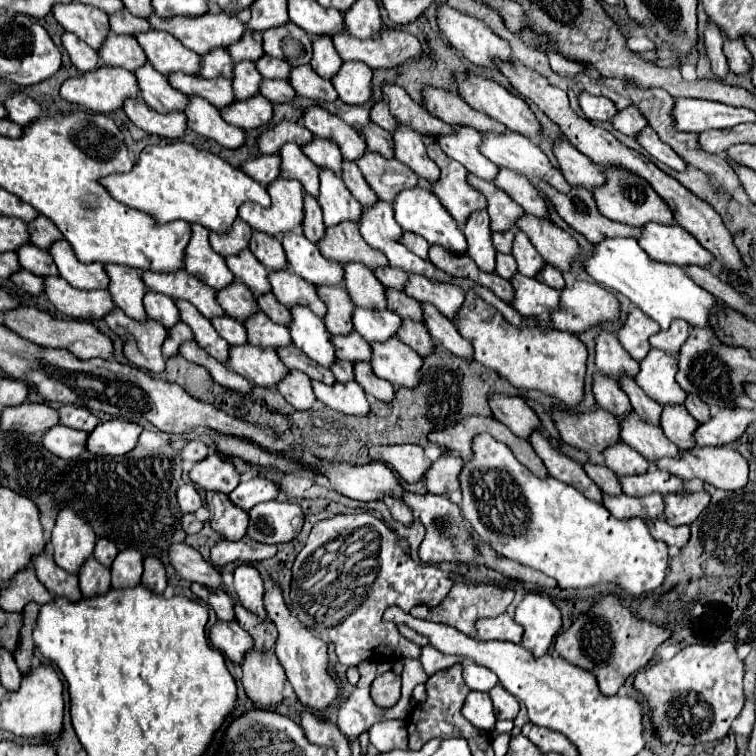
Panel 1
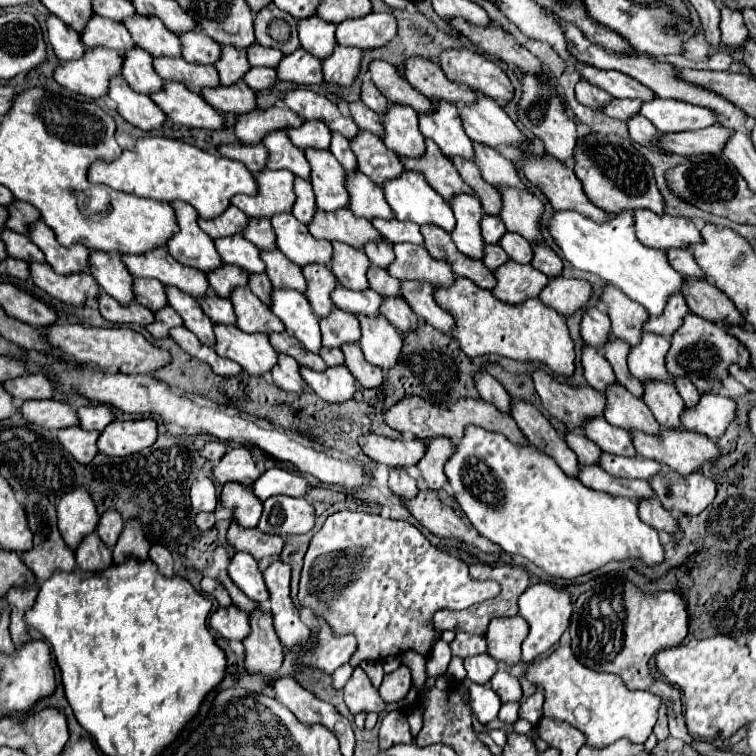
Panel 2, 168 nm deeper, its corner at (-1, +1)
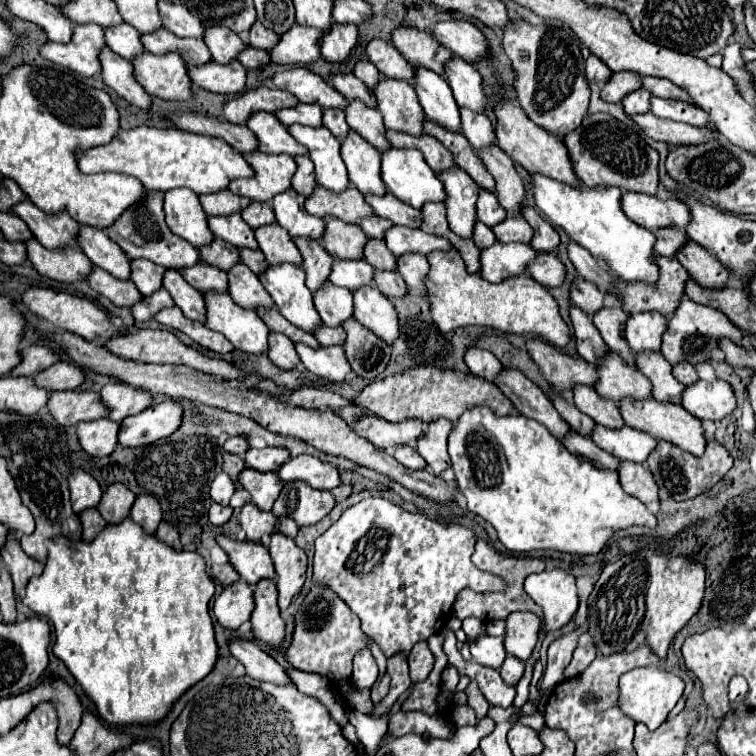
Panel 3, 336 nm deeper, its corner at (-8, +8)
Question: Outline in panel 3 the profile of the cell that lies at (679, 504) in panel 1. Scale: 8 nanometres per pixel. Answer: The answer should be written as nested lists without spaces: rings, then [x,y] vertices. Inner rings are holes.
[[[659,440],[657,446],[653,448],[653,452],[649,454],[647,464],[649,464],[649,470],[655,476],[657,486],[663,492],[667,492],[673,500],[689,500],[689,498],[695,498],[701,492],[707,492],[709,488],[713,488],[727,474],[727,470],[733,466],[733,458],[727,452],[727,448],[721,446],[717,440],[707,442],[705,454],[701,458],[697,458],[697,456],[693,456],[689,452],[683,452],[675,444]]]

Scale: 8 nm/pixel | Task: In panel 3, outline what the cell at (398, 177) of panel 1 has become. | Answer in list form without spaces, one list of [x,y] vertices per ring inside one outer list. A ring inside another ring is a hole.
[[[351,100],[345,108],[345,120],[351,130],[359,132],[365,140],[377,146],[379,152],[389,150],[391,144],[385,140],[385,126],[379,110],[365,106],[361,100]]]

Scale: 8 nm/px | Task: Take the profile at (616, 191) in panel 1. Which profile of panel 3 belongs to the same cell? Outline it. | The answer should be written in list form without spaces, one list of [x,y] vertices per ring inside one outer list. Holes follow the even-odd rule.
[[[605,112],[587,114],[579,128],[563,136],[563,144],[569,150],[575,176],[585,186],[609,184],[609,186],[621,188],[623,192],[641,192],[641,194],[655,194],[659,188],[657,150],[651,148],[641,138],[639,132],[619,122],[611,114],[605,114]]]

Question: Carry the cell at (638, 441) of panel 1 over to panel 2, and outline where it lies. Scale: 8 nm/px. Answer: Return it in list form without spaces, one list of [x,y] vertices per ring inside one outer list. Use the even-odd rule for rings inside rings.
[[[612,385],[606,391],[604,417],[610,425],[626,431],[644,431],[648,435],[660,435],[660,425],[642,399],[634,399],[622,385]]]

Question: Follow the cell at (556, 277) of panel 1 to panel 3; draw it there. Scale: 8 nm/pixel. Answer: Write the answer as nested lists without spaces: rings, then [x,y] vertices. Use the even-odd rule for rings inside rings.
[[[527,204],[521,206],[521,216],[533,226],[535,230],[535,236],[531,240],[531,246],[537,250],[537,252],[551,252],[551,250],[557,250],[559,246],[559,234],[555,232],[555,228],[545,222],[539,212],[535,208],[529,208]]]

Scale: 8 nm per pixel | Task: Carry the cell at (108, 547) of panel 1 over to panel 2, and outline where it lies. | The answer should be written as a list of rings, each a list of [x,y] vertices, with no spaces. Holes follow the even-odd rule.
[[[108,511],[106,515],[100,517],[98,527],[96,527],[96,533],[98,533],[98,537],[106,543],[108,549],[114,549],[118,537],[120,537],[120,533],[122,533],[122,529],[124,529],[122,517],[120,517],[116,511]]]

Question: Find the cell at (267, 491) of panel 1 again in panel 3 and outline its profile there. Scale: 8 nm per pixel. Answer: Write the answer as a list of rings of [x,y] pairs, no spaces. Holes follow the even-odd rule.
[[[295,456],[289,458],[281,468],[279,468],[279,476],[281,480],[289,482],[289,480],[305,480],[307,484],[311,484],[313,488],[319,490],[333,490],[337,486],[341,486],[341,476],[337,466],[321,462],[317,456]]]

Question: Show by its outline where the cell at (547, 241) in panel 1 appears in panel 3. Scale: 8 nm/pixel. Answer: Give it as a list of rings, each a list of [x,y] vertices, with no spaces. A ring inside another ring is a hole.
[[[495,144],[489,148],[483,148],[477,152],[489,174],[495,178],[495,196],[499,198],[499,204],[511,212],[519,214],[521,204],[525,200],[525,184],[519,178],[511,158]]]

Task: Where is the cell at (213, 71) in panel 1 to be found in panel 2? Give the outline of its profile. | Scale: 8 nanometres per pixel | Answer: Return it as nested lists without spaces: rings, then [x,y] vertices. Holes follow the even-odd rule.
[[[190,31],[190,33],[180,35],[180,37],[182,37],[182,45],[184,45],[182,57],[188,63],[214,65],[220,59],[222,47],[218,43],[214,43],[214,39],[210,39],[202,31]]]

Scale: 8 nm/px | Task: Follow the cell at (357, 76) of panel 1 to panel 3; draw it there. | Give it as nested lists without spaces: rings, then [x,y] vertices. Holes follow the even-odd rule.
[[[333,22],[331,28],[323,32],[321,56],[329,62],[343,62],[349,56],[355,42],[357,42],[357,26],[355,24]]]

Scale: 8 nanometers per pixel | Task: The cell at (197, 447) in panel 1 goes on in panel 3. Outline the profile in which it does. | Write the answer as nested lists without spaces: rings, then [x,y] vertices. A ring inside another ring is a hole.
[[[229,436],[227,442],[223,444],[223,448],[231,454],[237,454],[237,456],[243,456],[247,450],[249,450],[249,442],[241,436]]]

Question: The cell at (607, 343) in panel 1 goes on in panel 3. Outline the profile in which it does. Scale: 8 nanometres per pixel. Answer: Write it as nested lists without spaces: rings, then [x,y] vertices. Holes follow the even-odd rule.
[[[575,278],[573,284],[571,284],[569,294],[571,294],[571,302],[577,308],[581,308],[583,312],[587,312],[589,316],[593,312],[597,312],[599,308],[603,308],[605,294],[593,282],[589,282],[585,278]]]

